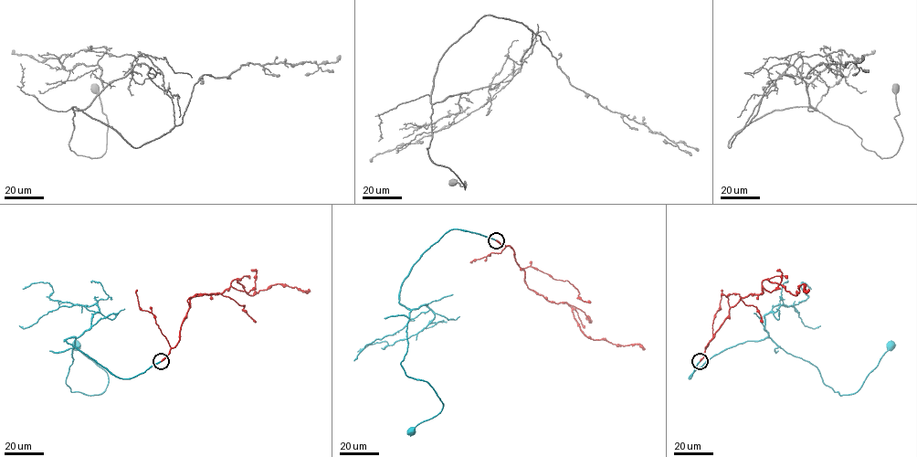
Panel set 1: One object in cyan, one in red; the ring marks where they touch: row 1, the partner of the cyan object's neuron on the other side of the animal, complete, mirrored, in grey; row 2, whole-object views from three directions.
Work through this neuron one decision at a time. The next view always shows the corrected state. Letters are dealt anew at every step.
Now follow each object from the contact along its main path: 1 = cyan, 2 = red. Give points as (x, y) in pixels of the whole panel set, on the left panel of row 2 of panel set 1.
1: (162, 360), (117, 377), (64, 340), (70, 337), (71, 392), (100, 394), (109, 377), (77, 345)
2: (162, 360), (179, 340), (180, 326), (194, 295), (219, 294), (235, 279), (252, 295), (278, 283), (310, 290)

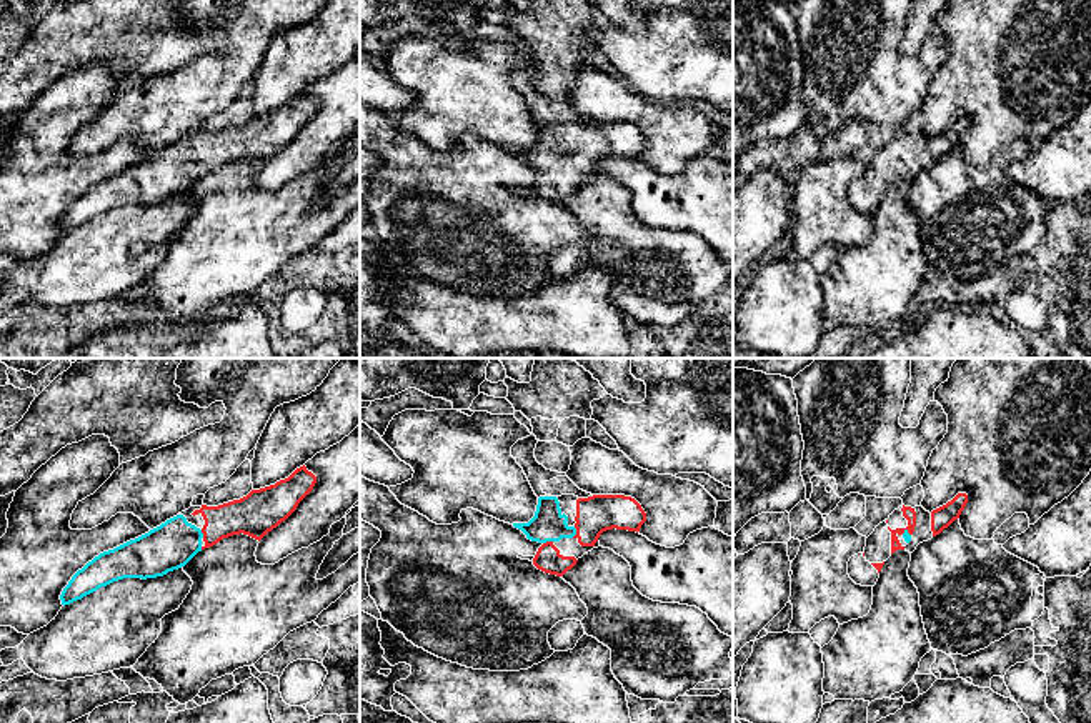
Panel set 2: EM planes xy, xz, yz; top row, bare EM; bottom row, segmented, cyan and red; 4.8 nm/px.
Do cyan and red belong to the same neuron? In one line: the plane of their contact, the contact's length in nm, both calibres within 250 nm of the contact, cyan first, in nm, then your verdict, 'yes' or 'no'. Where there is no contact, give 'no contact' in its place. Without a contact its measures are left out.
xz | 60 nm | 160/180 nm | yes

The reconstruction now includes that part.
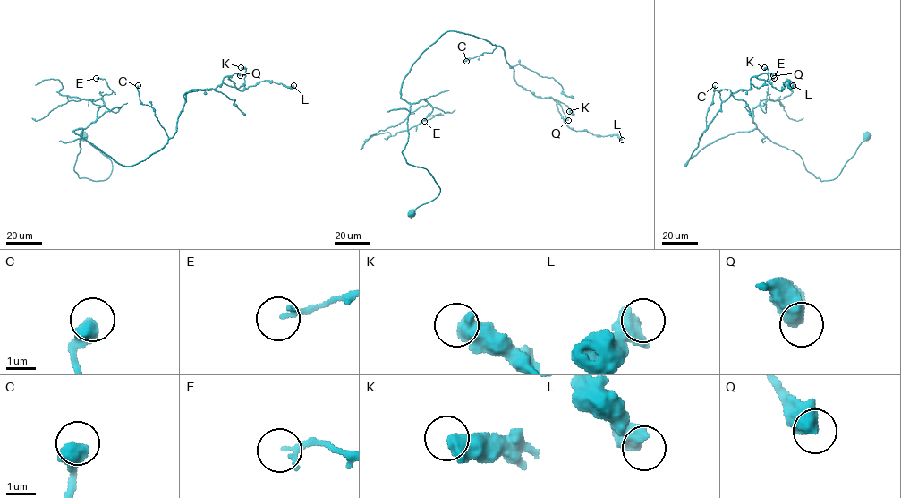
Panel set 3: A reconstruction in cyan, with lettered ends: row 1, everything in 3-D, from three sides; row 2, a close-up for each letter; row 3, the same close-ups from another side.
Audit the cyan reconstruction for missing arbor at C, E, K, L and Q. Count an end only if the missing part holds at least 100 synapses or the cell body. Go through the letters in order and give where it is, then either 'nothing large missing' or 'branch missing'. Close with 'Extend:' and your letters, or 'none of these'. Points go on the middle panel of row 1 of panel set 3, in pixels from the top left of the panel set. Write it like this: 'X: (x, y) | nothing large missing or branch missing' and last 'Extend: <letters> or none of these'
C: (466, 61) | nothing large missing
E: (424, 121) | nothing large missing
K: (569, 111) | nothing large missing
L: (622, 140) | nothing large missing
Q: (568, 120) | nothing large missing
Extend: none of these

